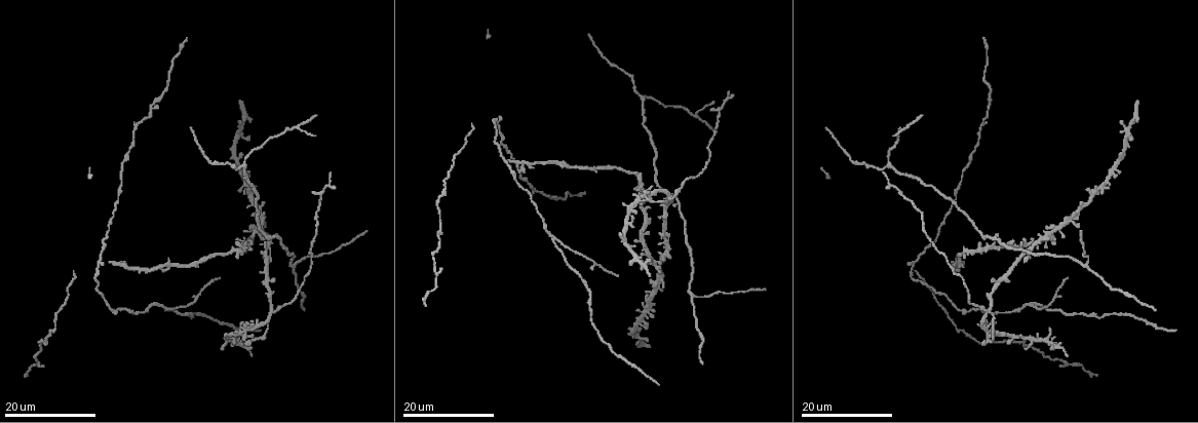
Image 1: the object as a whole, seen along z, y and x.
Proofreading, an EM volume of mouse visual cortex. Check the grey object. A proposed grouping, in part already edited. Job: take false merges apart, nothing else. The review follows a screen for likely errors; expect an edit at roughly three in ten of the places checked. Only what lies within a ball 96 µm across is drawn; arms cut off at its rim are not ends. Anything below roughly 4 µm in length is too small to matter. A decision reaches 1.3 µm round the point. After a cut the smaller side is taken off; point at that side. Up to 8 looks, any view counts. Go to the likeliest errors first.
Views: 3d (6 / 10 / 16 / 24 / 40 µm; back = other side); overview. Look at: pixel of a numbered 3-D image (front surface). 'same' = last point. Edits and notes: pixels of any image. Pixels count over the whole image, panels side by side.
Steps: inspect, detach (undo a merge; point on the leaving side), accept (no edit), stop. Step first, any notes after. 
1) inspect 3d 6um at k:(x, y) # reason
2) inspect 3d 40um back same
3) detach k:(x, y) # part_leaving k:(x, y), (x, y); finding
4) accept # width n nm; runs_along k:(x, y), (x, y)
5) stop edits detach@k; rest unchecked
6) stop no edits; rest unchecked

inspect 3d 16um at 1:(1033, 249) # three arms meet

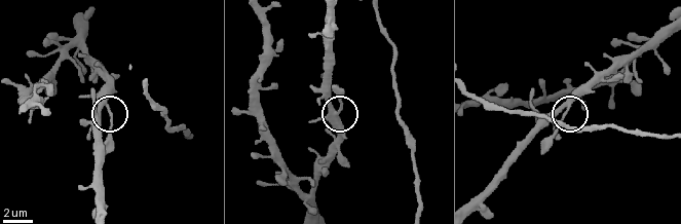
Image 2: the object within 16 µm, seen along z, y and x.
inspect 3d 10um at 2:(108, 110) # closer look

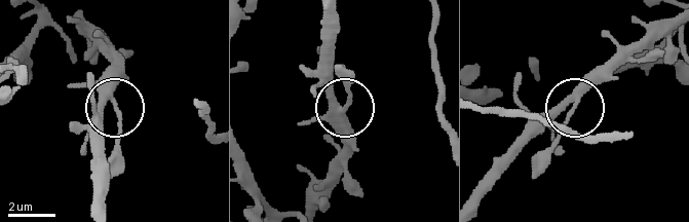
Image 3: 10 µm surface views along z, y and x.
accept # continuous, no second cell

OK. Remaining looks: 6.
inspect 3d 24um at 1:(273, 309) # four-way junction

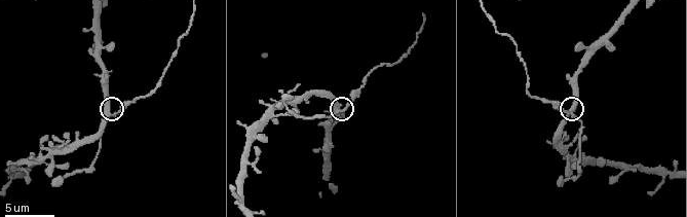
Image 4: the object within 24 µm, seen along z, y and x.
inspect 3d 10um at 4:(110, 115)

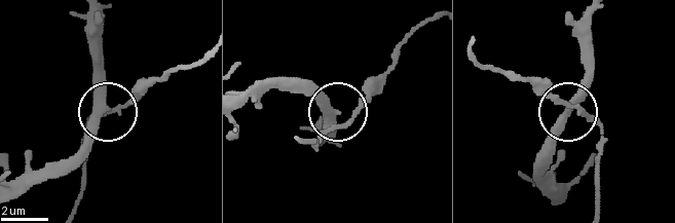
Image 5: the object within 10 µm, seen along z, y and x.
accept # runs_along 5:(592, 13), (587, 90), (537, 153); all the same cell

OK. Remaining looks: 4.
inspect 3d 24um at 1:(293, 264) # arms part here

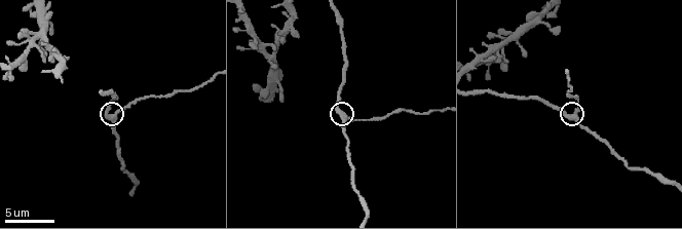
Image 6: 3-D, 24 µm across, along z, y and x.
inspect 3d 10um at 6:(114, 117)

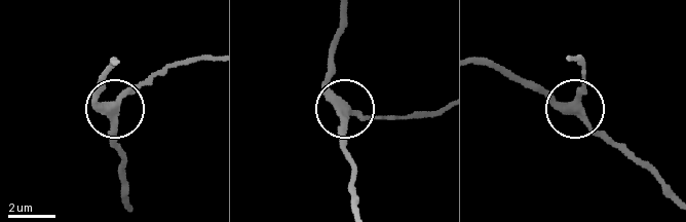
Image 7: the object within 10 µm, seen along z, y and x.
accept # side_arm 20 um; one cell here

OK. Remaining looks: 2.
inspect 3d 16um at 1:(643, 97) # small branch off a trunk

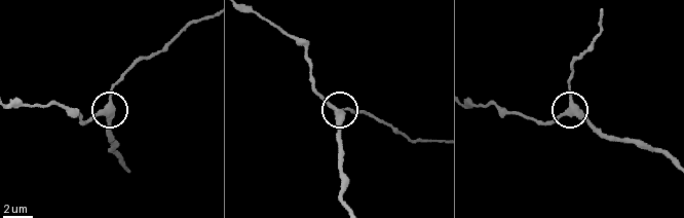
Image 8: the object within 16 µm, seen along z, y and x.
inspect 3d 10um at 8:(572, 105)

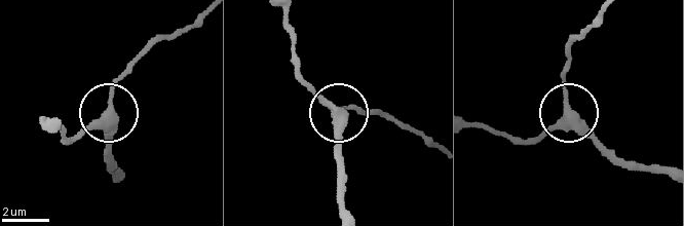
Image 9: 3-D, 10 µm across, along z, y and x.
detach 9:(127, 67) # part_leaving 9:(111, 96), (117, 80), (153, 45), (205, 15); two cells meet here

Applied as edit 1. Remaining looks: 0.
stop edits detach@9; rest unchecked

